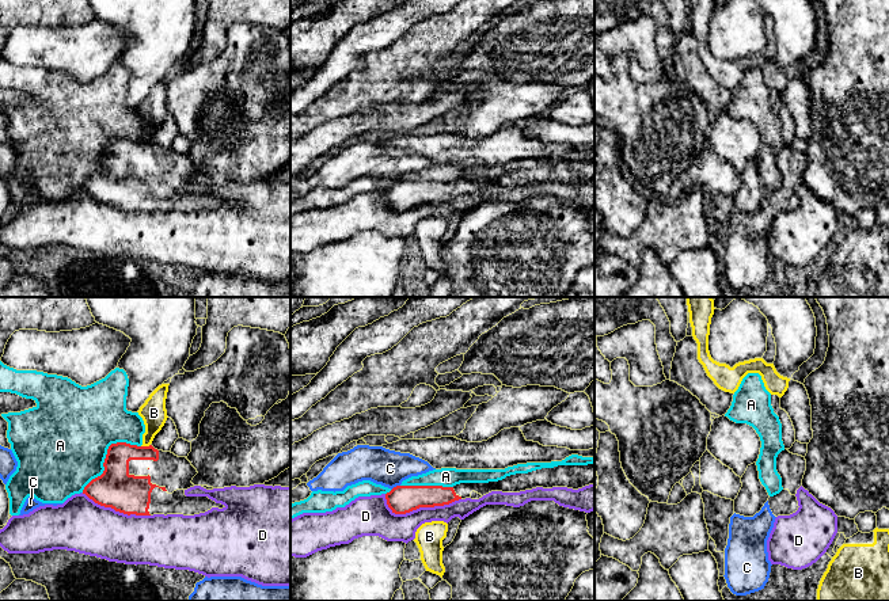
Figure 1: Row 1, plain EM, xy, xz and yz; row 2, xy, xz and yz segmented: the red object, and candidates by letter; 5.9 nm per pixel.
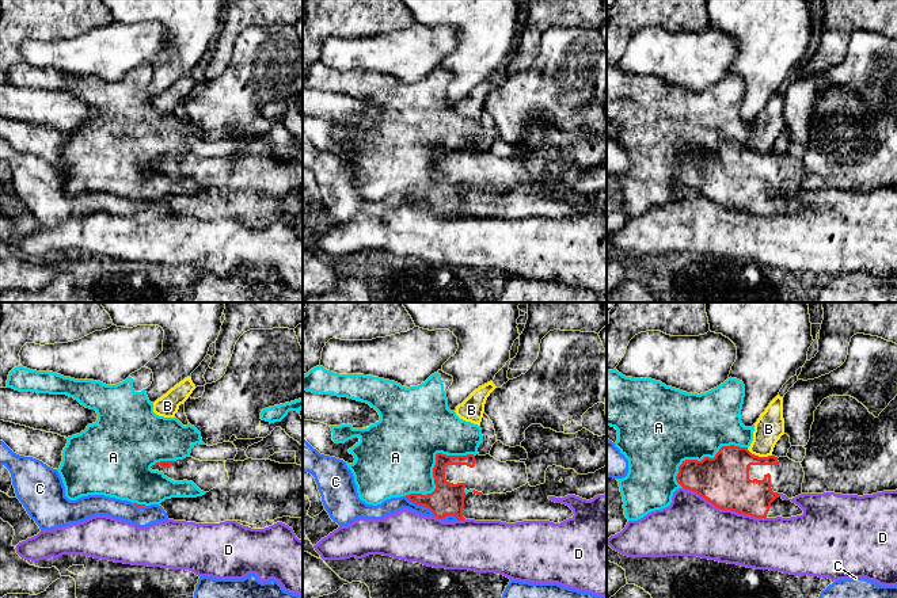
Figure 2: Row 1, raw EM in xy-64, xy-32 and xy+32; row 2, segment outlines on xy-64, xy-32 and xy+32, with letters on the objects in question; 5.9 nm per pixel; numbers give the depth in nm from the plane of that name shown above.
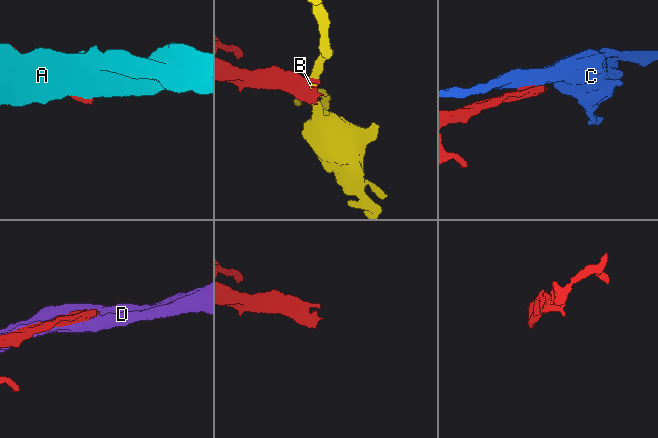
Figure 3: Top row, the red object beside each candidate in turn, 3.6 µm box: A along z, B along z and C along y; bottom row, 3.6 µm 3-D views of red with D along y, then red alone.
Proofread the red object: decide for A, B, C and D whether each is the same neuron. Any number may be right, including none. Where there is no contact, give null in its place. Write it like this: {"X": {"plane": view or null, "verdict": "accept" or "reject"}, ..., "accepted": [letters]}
{"A": {"plane": "xy", "verdict": "reject"}, "B": {"plane": "xy", "verdict": "reject"}, "C": {"plane": "xz", "verdict": "reject"}, "D": {"plane": "xz", "verdict": "reject"}, "accepted": []}

